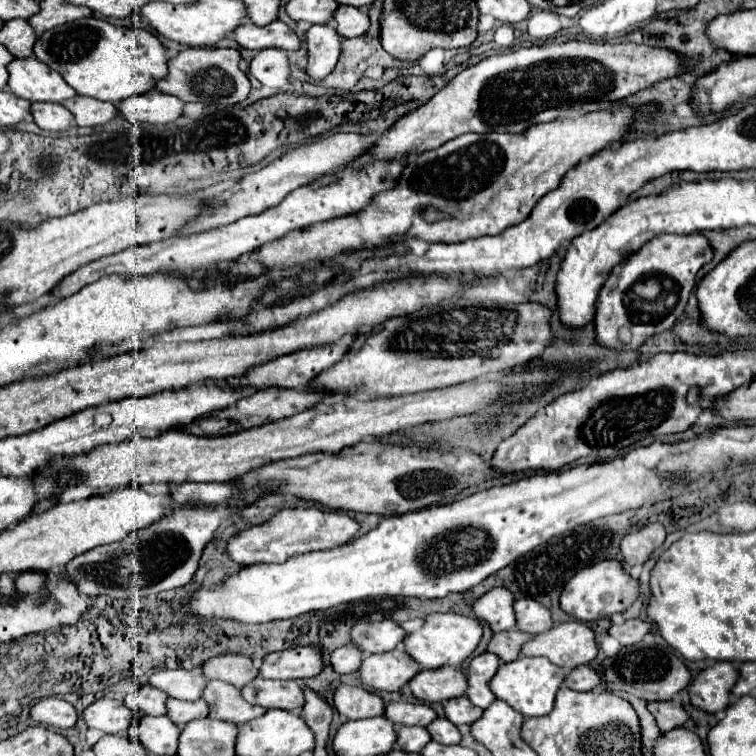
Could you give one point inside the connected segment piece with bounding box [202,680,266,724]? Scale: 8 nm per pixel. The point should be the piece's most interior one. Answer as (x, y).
(226, 703)

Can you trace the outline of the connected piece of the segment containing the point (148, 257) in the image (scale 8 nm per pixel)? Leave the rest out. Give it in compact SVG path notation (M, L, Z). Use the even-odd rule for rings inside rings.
M374 160L374 164L366 164L366 168L346 166L334 174L326 174L318 178L314 184L296 188L290 196L286 196L286 200L282 200L282 204L268 208L262 214L244 216L242 220L230 222L222 228L212 228L212 230L190 234L190 236L174 236L174 240L162 240L158 244L128 248L114 256L94 260L94 264L88 264L86 268L80 268L78 272L66 276L66 280L58 284L60 294L56 294L56 298L70 296L78 292L80 288L84 288L86 284L96 282L98 278L108 276L112 272L122 272L128 276L144 276L144 274L162 272L162 270L194 272L194 270L208 270L208 268L224 266L242 254L258 250L262 244L270 240L280 240L280 236L286 236L286 232L308 228L310 224L316 224L322 220L334 220L336 216L350 216L350 212L360 212L378 192L394 188L406 164L408 160Z

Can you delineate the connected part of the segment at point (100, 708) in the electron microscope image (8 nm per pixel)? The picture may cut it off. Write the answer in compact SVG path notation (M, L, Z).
M106 696L92 702L82 712L86 726L102 730L104 734L126 734L132 718L138 718L138 716L140 714L126 708L122 700L112 700Z

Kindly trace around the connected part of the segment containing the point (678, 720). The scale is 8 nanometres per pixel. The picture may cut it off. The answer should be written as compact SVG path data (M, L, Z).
M678 700L650 702L648 710L656 718L656 724L658 724L660 732L668 732L668 730L680 728L688 720L688 714L682 710L682 704Z

